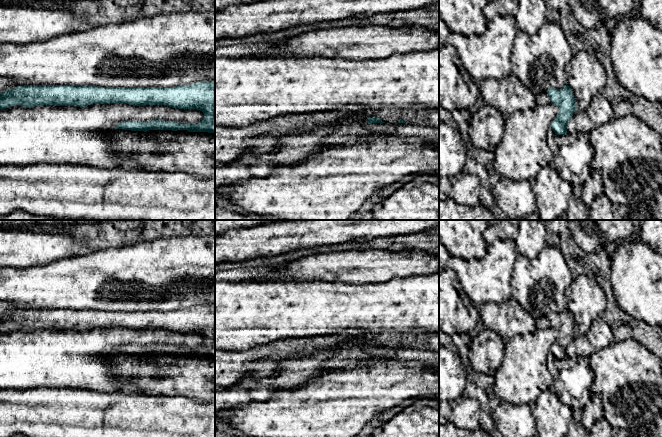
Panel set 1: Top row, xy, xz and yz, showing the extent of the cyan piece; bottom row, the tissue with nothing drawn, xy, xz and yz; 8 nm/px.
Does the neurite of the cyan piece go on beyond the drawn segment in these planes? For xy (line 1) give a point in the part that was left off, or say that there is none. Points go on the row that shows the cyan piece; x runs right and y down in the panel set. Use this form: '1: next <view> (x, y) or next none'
1: next none

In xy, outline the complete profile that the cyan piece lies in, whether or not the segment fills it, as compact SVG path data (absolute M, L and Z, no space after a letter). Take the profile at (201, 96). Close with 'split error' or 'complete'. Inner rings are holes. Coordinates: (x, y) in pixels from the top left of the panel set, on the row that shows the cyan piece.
M202 81L189 85L181 85L170 88L160 87L99 87L95 85L24 85L17 86L13 89L8 89L0 93L0 109L6 109L12 106L35 107L43 105L53 106L77 106L85 107L93 104L109 104L109 103L126 103L133 106L146 106L146 105L166 105L178 109L197 109L204 113L204 118L198 124L182 124L176 121L152 120L152 121L123 121L116 125L116 129L124 129L131 131L144 131L149 130L187 130L188 132L208 132L215 133L215 82Z | complete

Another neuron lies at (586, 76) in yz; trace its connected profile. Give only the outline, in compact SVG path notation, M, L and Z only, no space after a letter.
M581 50L574 54L571 60L567 63L565 72L567 85L572 89L577 108L586 110L586 108L590 105L591 100L598 93L601 93L604 86L606 85L607 75L603 64L594 53Z

